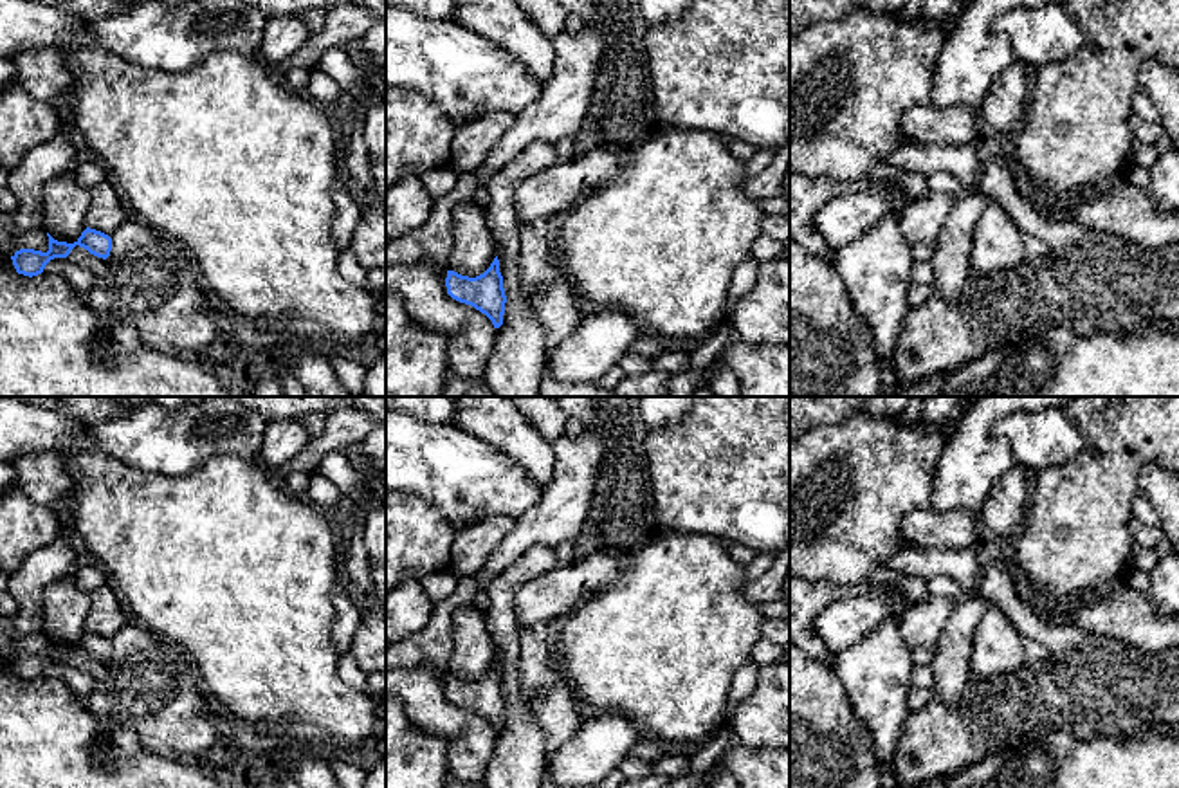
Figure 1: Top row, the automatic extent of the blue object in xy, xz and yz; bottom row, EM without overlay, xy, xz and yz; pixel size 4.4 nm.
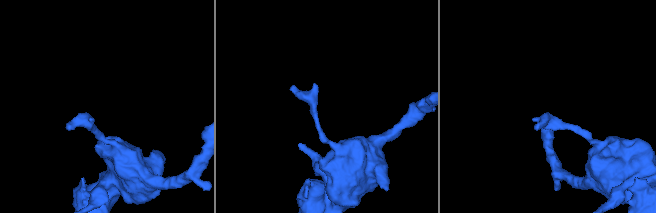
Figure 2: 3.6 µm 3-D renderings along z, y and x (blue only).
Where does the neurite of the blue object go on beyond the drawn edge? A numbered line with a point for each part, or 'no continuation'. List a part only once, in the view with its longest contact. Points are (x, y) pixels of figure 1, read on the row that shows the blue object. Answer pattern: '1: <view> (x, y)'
no continuation

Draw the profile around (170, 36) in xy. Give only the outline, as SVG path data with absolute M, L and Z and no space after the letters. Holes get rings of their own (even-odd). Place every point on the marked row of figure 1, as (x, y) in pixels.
M0 0L0 58L13 60L27 50L94 47L146 69L182 72L213 52L258 56L265 22L258 7L242 0L142 0L99 18L72 16L31 0Z

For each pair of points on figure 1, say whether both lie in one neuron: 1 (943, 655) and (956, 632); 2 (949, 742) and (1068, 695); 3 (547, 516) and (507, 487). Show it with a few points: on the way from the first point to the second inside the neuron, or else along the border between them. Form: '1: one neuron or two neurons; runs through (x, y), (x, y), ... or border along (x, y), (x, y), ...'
1: one neuron; runs through (949, 650), (956, 637)
2: one neuron; runs through (977, 725), (992, 714), (1039, 698)
3: two neurons; border along (545, 489), (518, 522)

